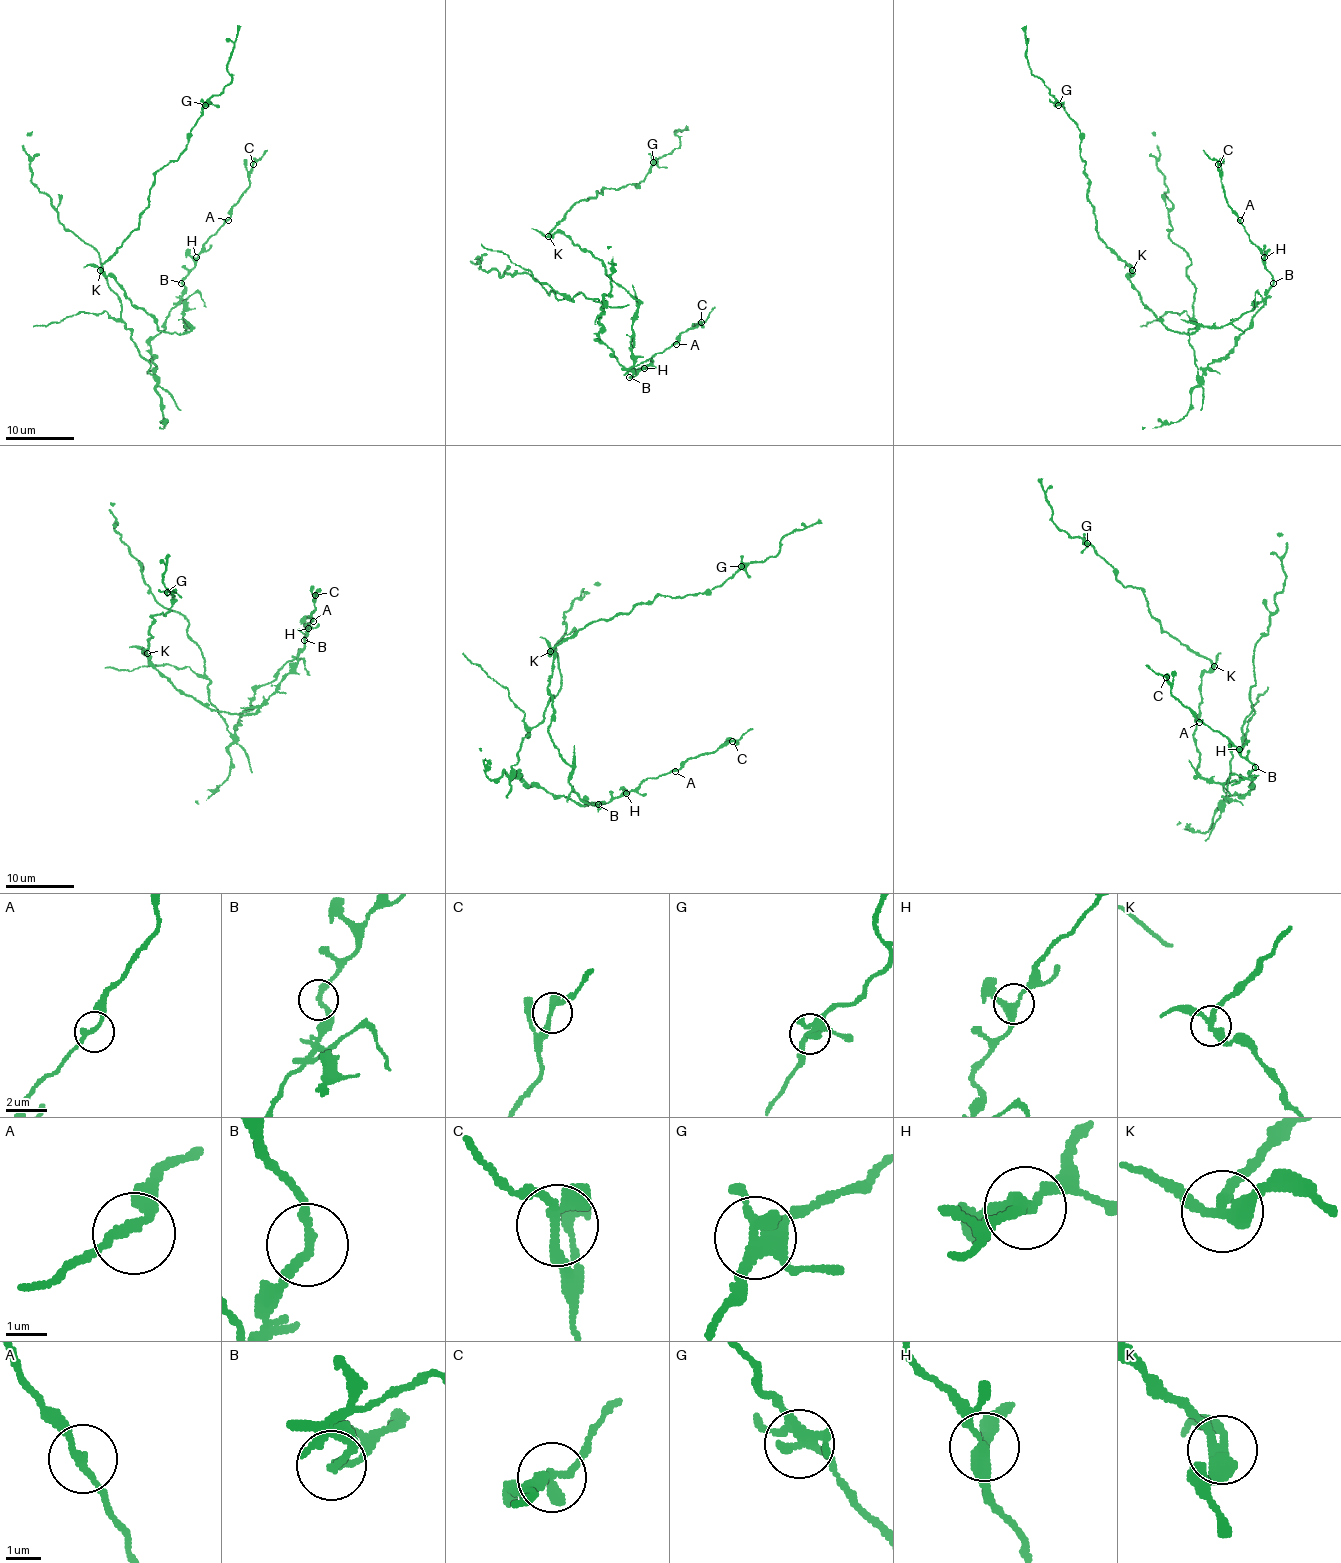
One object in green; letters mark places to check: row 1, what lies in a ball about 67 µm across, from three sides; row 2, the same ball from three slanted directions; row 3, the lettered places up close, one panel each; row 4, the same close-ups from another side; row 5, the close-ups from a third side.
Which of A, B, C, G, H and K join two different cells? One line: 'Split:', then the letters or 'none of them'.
Split: B, K

